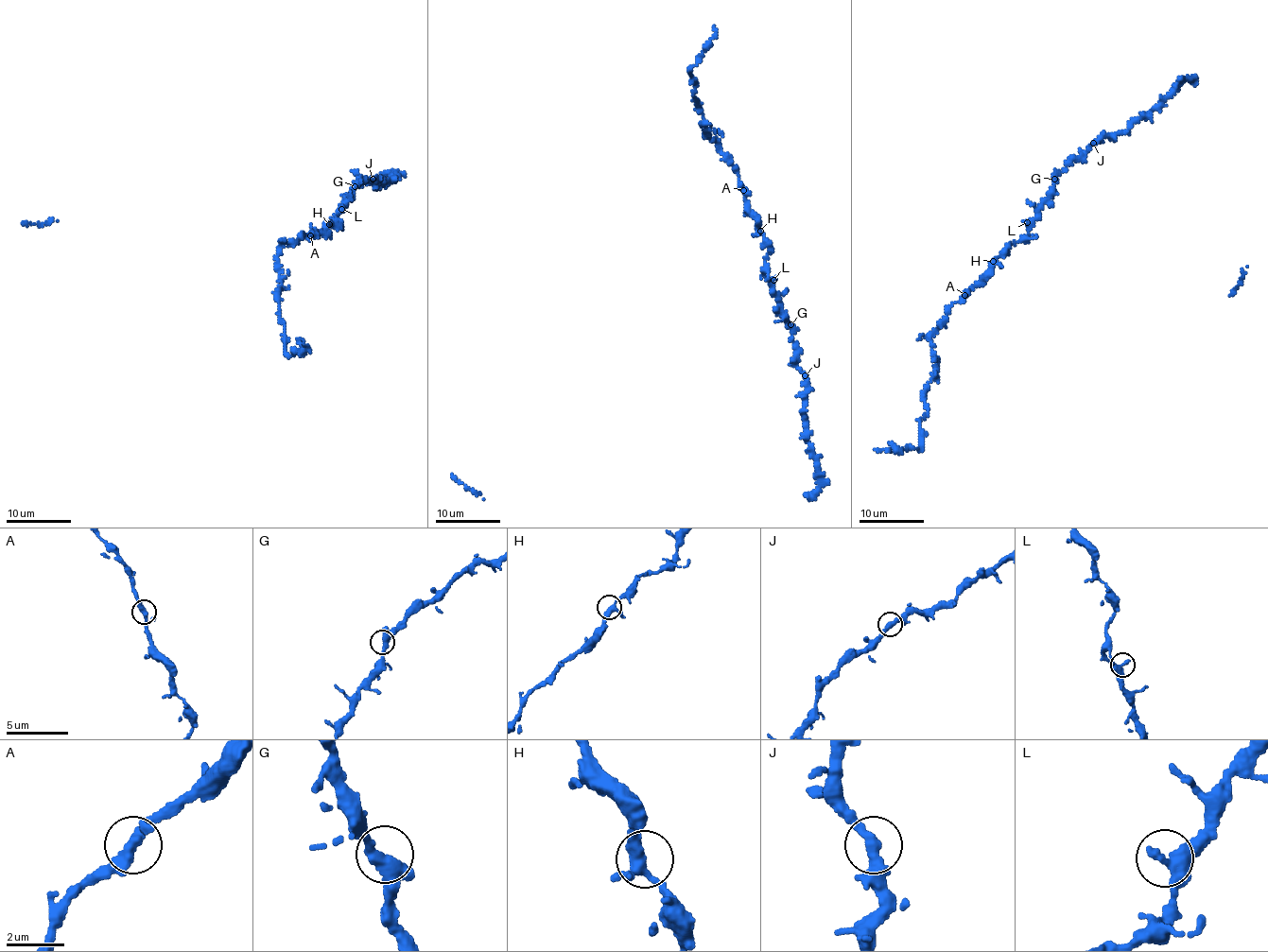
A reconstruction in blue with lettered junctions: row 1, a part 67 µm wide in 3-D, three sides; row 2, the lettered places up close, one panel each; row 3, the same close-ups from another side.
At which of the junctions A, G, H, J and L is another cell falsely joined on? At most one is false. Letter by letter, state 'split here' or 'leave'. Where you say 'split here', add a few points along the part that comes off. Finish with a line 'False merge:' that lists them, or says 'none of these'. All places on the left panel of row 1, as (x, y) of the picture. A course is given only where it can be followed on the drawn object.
A: leave
G: leave
H: leave
J: leave
L: leave
False merge: none of these

